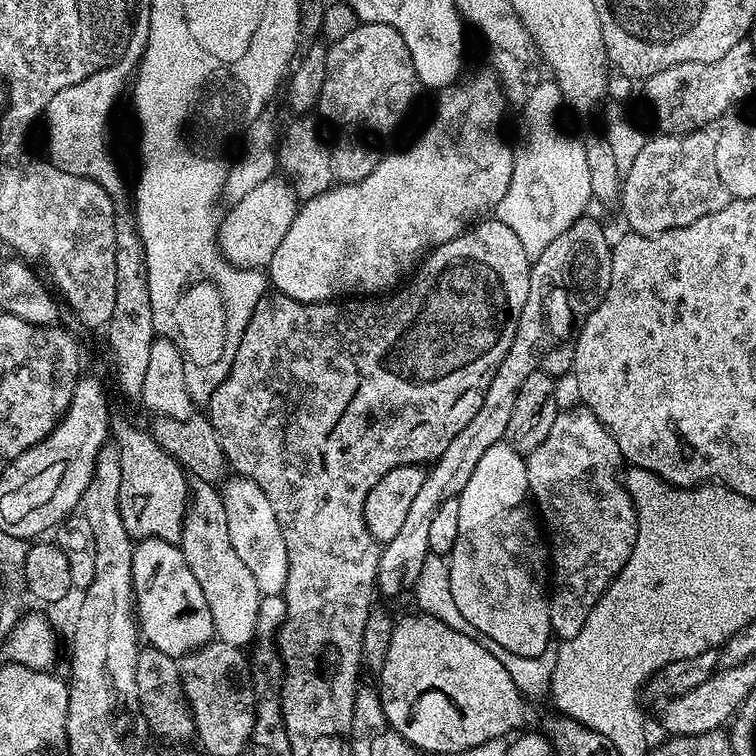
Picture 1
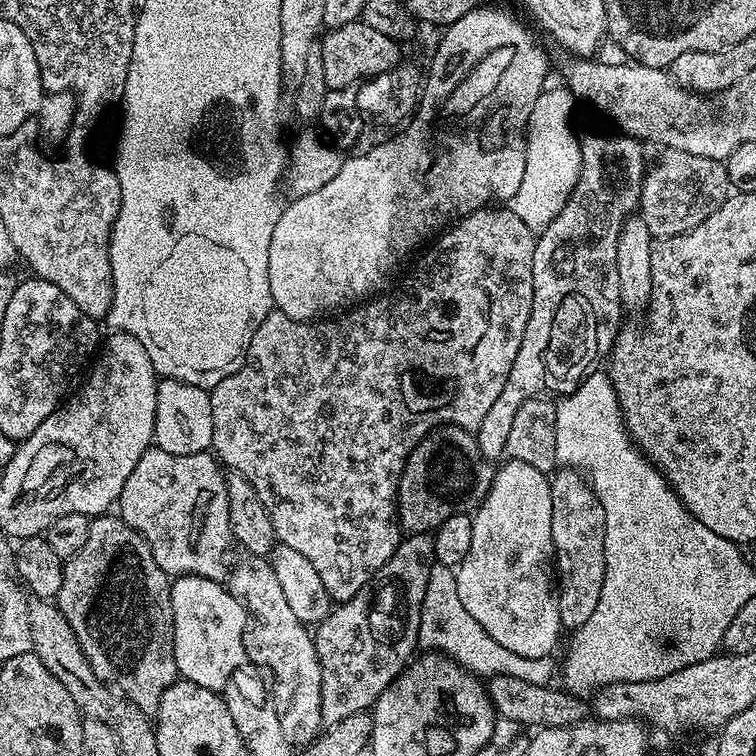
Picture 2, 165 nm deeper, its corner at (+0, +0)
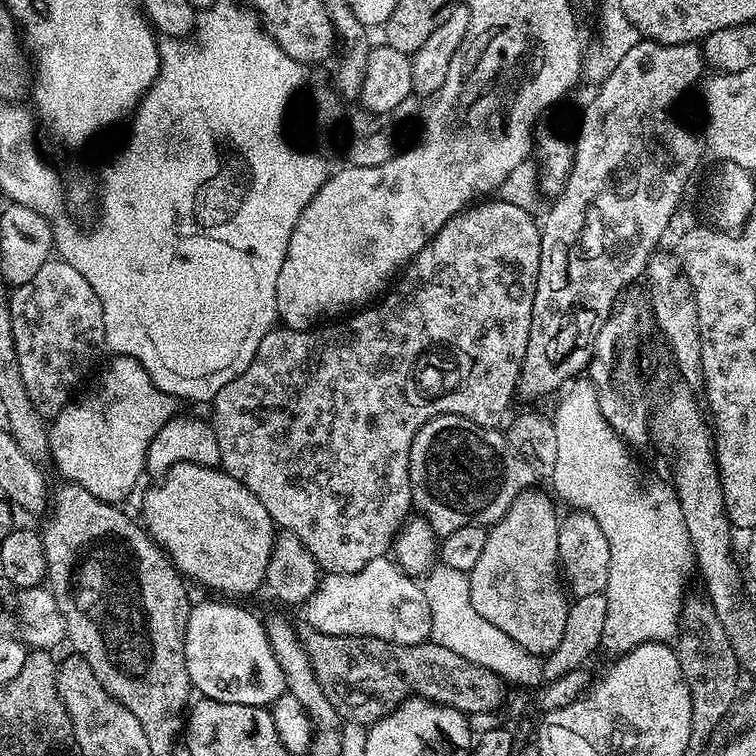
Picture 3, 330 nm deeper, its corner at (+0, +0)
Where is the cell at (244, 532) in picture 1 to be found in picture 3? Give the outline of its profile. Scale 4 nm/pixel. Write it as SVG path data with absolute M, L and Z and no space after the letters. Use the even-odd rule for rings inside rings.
M387 555L366 562L362 570L341 576L325 575L314 594L303 605L307 627L322 634L373 636L402 646L423 644L431 637L430 610L423 587L401 572L395 559Z

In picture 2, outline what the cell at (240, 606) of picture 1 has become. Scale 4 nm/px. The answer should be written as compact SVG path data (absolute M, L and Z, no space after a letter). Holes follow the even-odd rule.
M241 555L241 560L231 565L226 587L243 603L252 621L244 630L244 654L272 675L271 707L278 714L278 726L293 746L307 746L320 735L322 718L322 670L316 653L313 633L290 610L282 595L278 574L271 563L262 556Z

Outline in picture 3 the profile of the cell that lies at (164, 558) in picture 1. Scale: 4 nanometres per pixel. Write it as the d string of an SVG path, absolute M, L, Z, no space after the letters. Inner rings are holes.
M208 600L205 604L191 605L186 634L184 635L184 649L186 650L186 670L192 679L192 688L200 691L201 697L230 702L231 704L254 704L257 706L270 706L280 696L285 695L284 675L278 666L278 658L274 658L272 647L268 642L265 625L252 612L238 608L237 603L224 602L219 604L216 600Z

